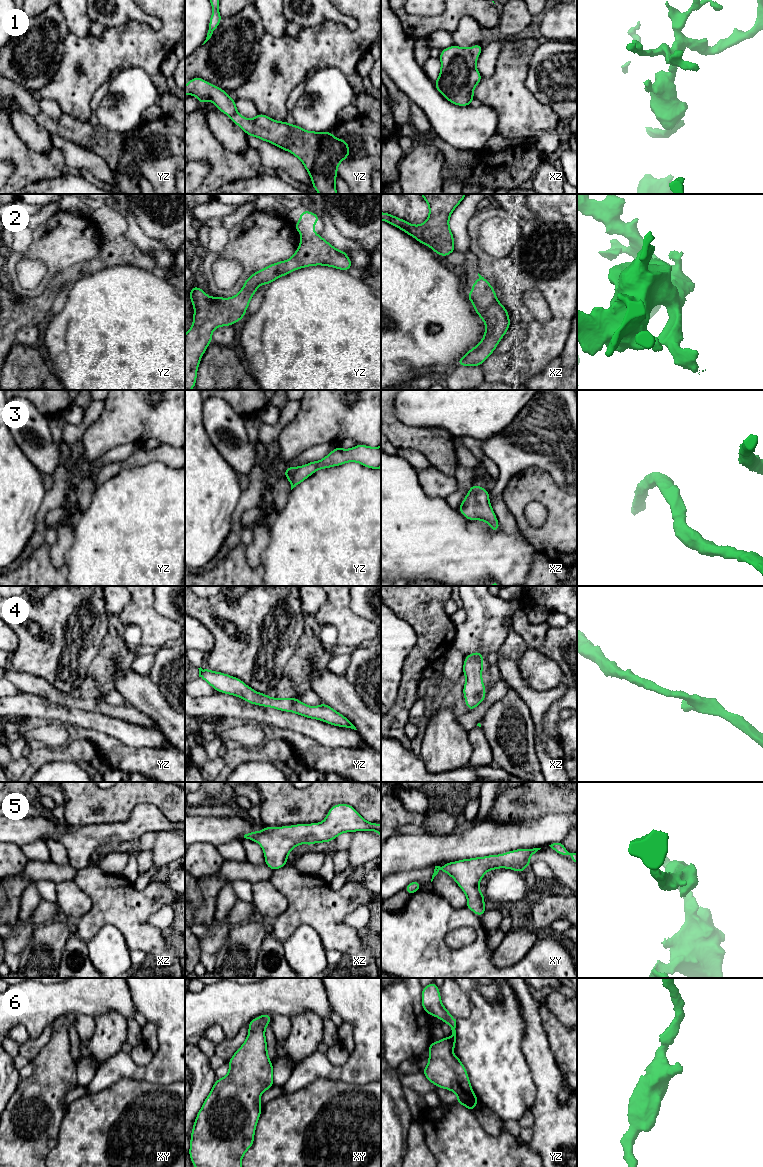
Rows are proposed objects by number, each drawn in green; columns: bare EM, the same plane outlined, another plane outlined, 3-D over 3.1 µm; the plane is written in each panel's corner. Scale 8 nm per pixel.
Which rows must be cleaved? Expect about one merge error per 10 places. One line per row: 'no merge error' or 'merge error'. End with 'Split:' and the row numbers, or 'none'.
1: no merge error
2: no merge error
3: no merge error
4: no merge error
5: no merge error
6: no merge error
Split: none

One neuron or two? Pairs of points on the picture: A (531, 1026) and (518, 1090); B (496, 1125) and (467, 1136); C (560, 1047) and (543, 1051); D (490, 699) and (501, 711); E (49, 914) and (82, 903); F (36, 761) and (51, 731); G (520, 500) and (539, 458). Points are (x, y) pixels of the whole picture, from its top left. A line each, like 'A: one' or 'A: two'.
A: two
B: two
C: two
D: two
E: two
F: two
G: two

